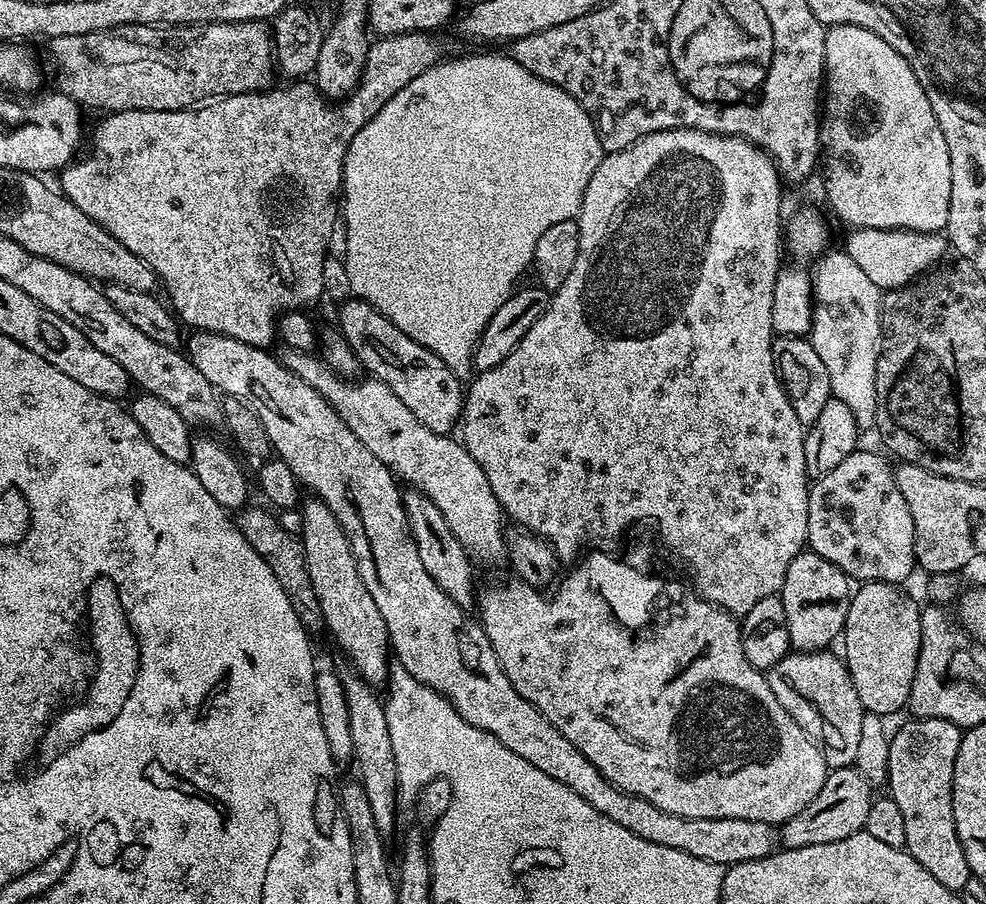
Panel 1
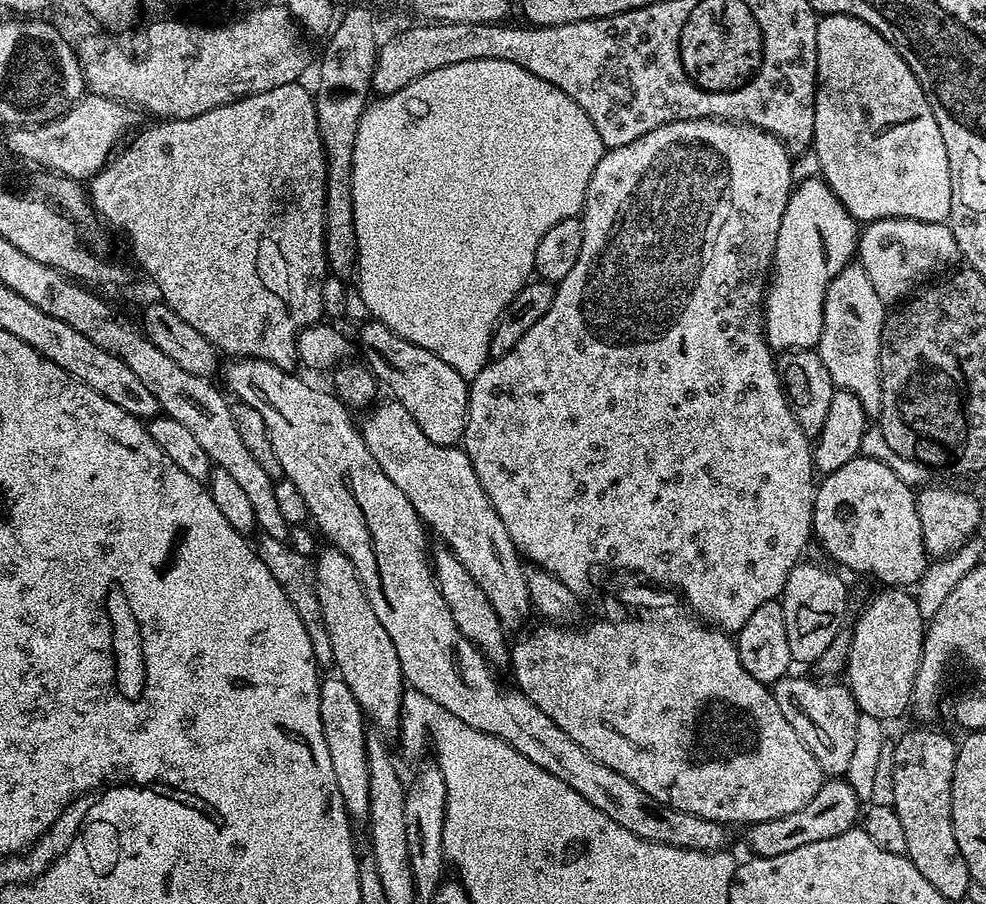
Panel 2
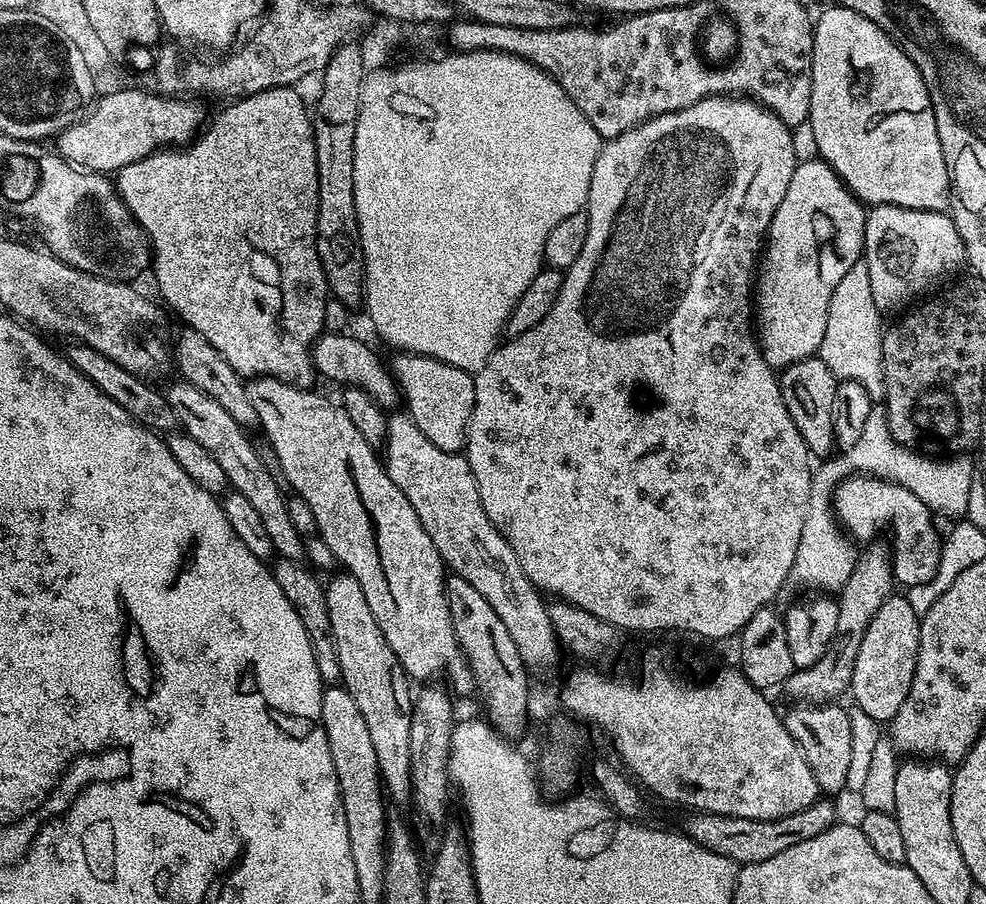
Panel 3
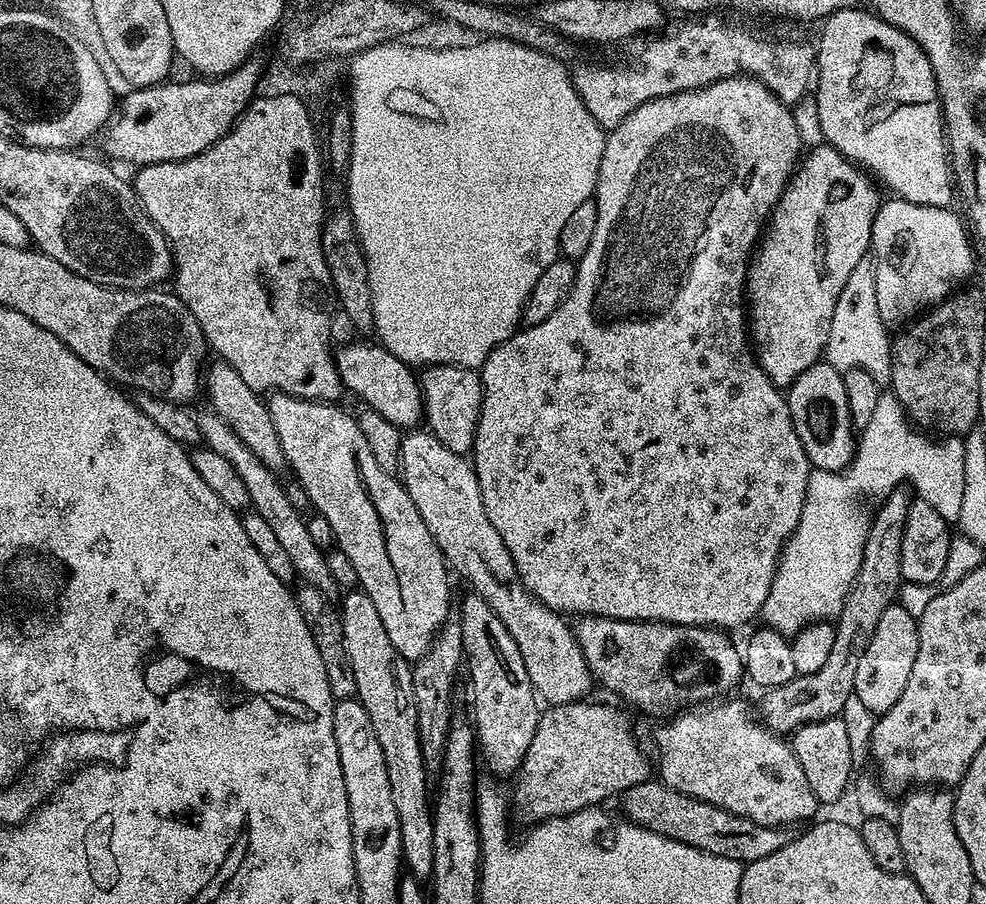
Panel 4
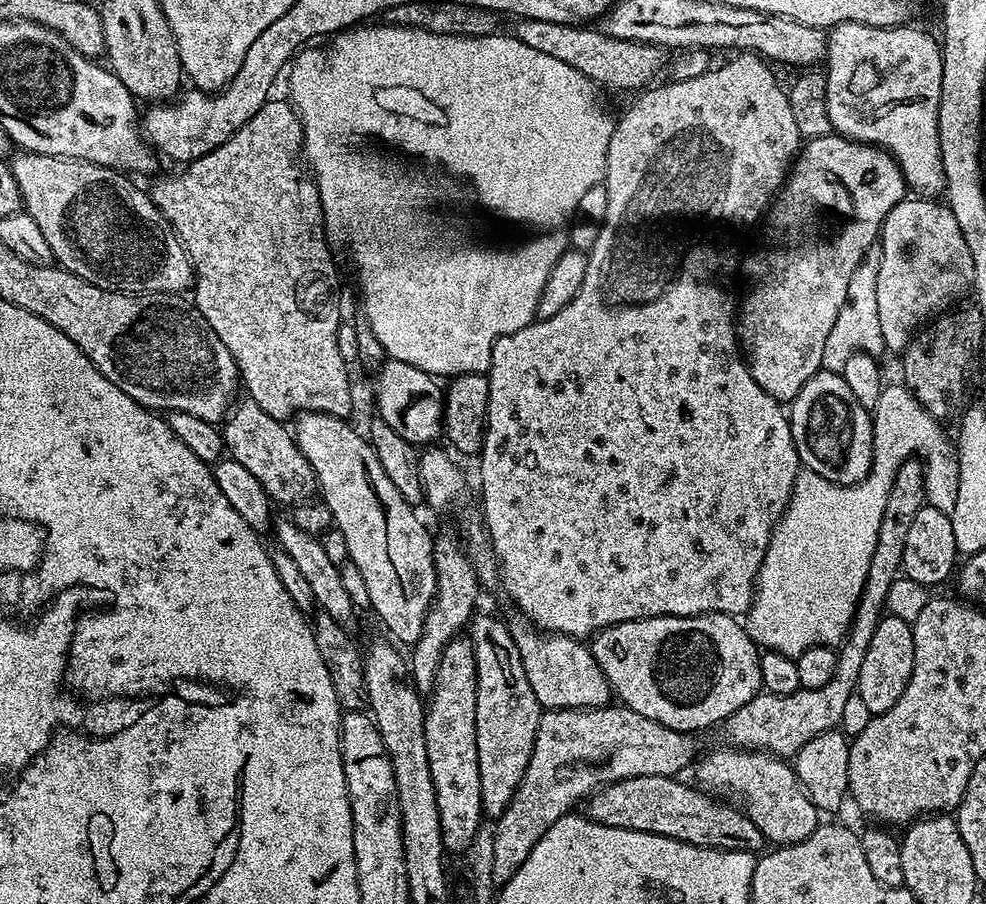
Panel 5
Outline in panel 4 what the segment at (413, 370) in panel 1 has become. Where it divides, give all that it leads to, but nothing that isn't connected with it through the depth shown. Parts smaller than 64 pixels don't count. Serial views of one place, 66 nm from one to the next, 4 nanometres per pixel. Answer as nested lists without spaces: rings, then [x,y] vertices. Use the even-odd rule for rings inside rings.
[[[433,364],[425,367],[423,372],[419,382],[420,391],[424,395],[427,431],[438,438],[446,450],[454,450],[454,454],[467,457],[476,441],[476,427],[484,401],[484,387],[479,371],[474,368],[459,368],[453,364]]]

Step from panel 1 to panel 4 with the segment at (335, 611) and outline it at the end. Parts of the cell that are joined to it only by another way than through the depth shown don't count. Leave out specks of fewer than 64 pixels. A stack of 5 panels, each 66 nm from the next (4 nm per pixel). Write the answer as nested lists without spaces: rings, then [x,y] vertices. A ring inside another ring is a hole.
[[[363,590],[348,592],[344,601],[339,601],[338,611],[340,625],[344,635],[344,649],[350,662],[350,670],[354,670],[354,686],[361,706],[366,710],[372,733],[378,738],[378,746],[382,746],[382,758],[386,758],[386,778],[390,778],[390,794],[394,794],[394,810],[400,823],[400,850],[402,864],[417,880],[424,882],[431,877],[434,866],[434,826],[432,825],[432,806],[430,784],[428,788],[429,765],[424,763],[422,746],[418,738],[418,714],[414,706],[414,686],[409,661],[394,650],[394,642],[390,642],[390,634],[386,634],[386,626],[382,626],[382,618],[378,618],[378,610],[374,602]]]

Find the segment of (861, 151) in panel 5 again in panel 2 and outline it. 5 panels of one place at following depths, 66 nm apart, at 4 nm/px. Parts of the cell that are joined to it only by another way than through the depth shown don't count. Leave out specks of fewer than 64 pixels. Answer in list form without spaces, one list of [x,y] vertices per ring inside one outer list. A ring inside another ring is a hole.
[[[813,178],[809,180],[799,181],[793,187],[790,198],[786,202],[786,214],[782,214],[782,226],[778,226],[778,242],[776,243],[776,252],[772,255],[772,270],[766,295],[764,298],[764,334],[768,338],[768,347],[781,352],[795,352],[798,348],[815,349],[820,343],[820,335],[822,334],[822,322],[824,321],[824,299],[826,298],[826,290],[830,286],[830,282],[847,264],[853,263],[854,257],[858,252],[858,221],[851,216],[846,210],[846,206],[842,206],[842,202],[838,202],[838,198],[830,190],[830,186],[823,178]]]

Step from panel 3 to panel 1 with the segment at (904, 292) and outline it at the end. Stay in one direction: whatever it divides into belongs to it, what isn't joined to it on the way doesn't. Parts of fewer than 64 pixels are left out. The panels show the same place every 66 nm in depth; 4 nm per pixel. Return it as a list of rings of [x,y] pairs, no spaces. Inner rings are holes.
[[[858,228],[847,234],[849,236],[846,250],[850,258],[854,258],[854,262],[858,262],[858,266],[868,275],[870,282],[874,282],[874,286],[882,290],[906,286],[945,259],[945,237],[934,232],[907,232],[901,228]]]

